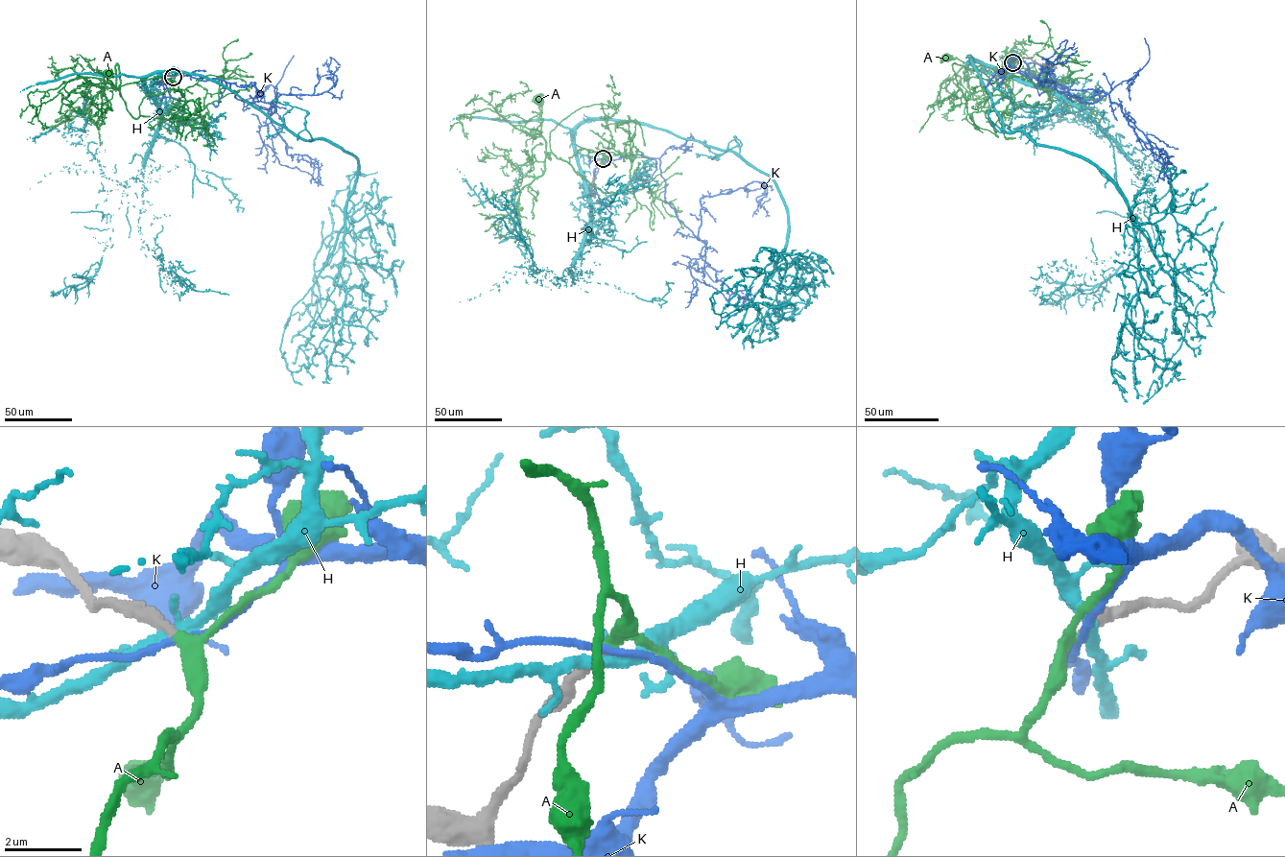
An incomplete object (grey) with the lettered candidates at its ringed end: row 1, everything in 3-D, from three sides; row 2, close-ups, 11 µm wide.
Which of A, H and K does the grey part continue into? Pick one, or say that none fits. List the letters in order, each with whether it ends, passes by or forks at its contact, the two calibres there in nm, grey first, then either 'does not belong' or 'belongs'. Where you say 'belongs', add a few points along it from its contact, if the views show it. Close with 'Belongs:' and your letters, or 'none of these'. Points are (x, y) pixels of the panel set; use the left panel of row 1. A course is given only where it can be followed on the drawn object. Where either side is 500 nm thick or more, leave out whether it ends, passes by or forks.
A: it passes by; 240 nm thick on the grey side, 280 nm on the other; belongs; it runs (173, 77), (170, 88), (142, 99), (134, 118), (118, 88), (118, 65), (115, 89), (107, 72)
H: it passes by; 320 nm thick on the grey side, 320 nm on the other; does not belong
K: it passes by; 240 nm thick on the grey side, 180 nm on the other; does not belong
Belongs: A

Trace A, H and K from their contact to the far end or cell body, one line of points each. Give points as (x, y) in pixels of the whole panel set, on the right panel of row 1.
A: (1012, 62), (1001, 83), (1015, 107), (1007, 49), (1011, 70), (993, 76), (945, 57)
H: (1013, 62), (1006, 74), (969, 56), (1003, 129), (1084, 156), (1114, 184), (1186, 313), (1179, 348), (1148, 397)
K: (1012, 62), (1026, 77), (1106, 94), (1088, 104), (1039, 81), (1067, 40), (1057, 48)

